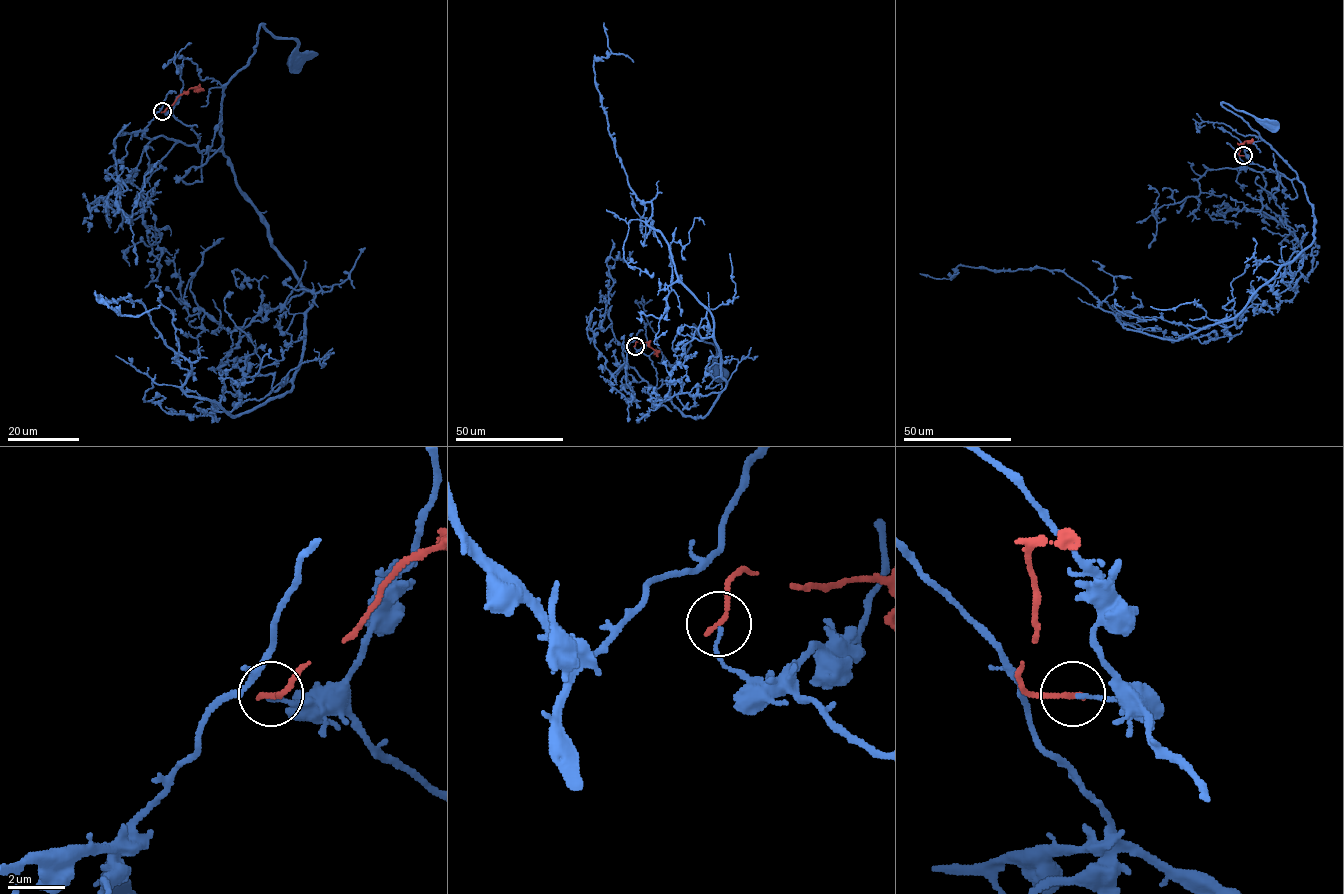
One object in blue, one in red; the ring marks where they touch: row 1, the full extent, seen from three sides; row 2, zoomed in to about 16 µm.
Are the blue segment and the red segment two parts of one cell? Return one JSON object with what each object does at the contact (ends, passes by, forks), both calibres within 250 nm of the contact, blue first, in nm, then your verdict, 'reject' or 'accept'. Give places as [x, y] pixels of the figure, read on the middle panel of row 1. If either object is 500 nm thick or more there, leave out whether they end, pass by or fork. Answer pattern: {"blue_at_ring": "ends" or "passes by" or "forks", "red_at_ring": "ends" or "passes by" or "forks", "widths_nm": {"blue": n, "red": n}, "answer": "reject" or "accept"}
{"blue_at_ring": "ends", "red_at_ring": "ends", "widths_nm": {"blue": 100, "red": 200}, "answer": "reject"}

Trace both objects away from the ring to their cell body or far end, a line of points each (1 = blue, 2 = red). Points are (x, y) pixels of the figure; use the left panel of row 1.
1: (163, 112), (190, 127), (198, 150), (219, 150), (223, 87), (254, 53), (259, 26), (292, 37), (296, 61)
2: (163, 112), (182, 94), (192, 88), (198, 88), (200, 84)

